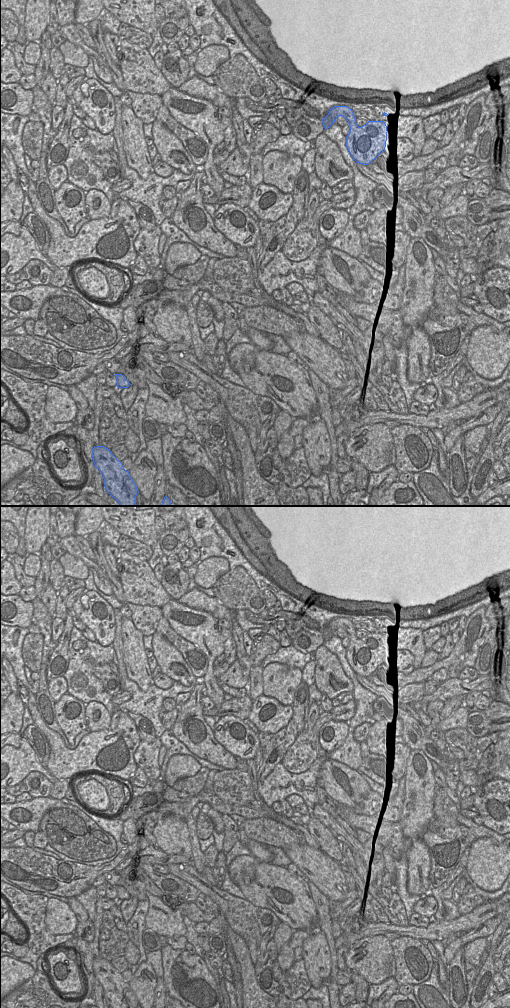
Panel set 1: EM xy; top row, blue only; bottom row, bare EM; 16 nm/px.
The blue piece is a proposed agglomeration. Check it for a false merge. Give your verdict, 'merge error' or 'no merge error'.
no merge error

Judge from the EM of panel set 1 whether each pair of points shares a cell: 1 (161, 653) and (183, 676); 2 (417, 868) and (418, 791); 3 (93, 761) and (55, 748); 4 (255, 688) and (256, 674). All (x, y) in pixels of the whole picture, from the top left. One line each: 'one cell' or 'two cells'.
1: one cell
2: one cell
3: one cell
4: one cell

